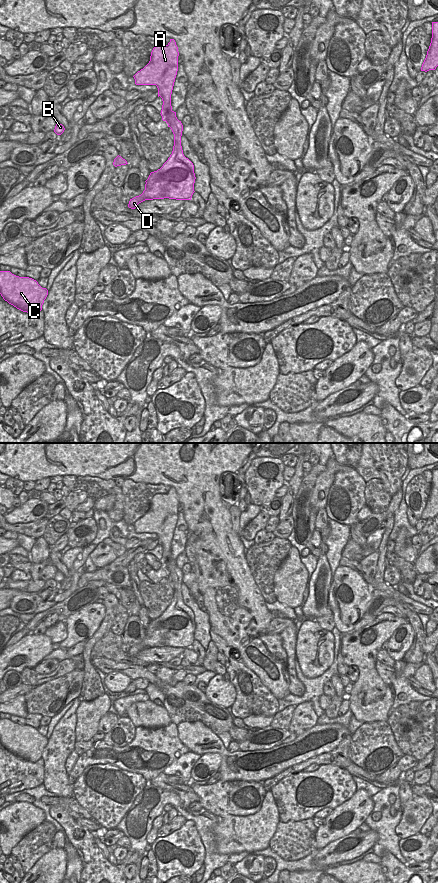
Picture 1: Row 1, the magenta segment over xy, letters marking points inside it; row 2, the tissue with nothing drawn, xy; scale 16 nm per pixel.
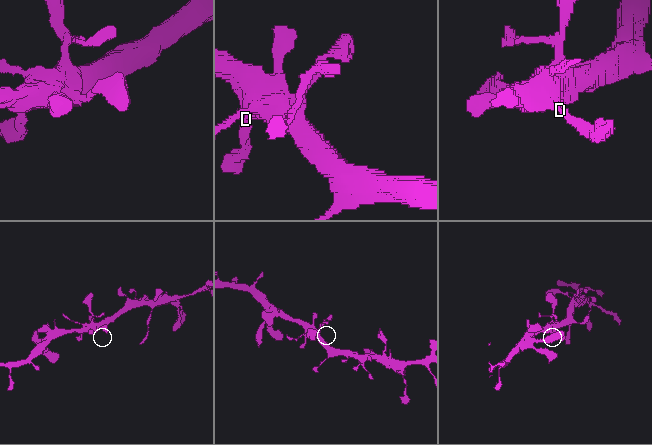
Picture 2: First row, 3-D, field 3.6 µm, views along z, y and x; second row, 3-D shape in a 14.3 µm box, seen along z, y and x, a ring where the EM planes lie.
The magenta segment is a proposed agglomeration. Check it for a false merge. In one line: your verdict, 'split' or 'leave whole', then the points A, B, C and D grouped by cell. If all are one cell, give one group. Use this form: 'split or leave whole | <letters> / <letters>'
leave whole | A B C D

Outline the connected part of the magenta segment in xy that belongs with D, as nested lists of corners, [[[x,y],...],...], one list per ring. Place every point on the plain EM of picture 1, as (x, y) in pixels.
[[[174,487],[166,494],[153,496],[149,511],[133,525],[136,533],[156,533],[158,545],[163,549],[161,564],[174,582],[173,599],[157,619],[151,620],[145,629],[145,638],[130,647],[128,655],[135,657],[139,651],[153,647],[191,648],[195,621],[193,611],[184,604],[181,594],[183,573],[172,558],[171,542],[178,519],[178,495]]]

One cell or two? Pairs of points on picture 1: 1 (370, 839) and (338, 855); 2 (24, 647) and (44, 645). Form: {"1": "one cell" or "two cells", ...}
{"1": "one cell", "2": "one cell"}

